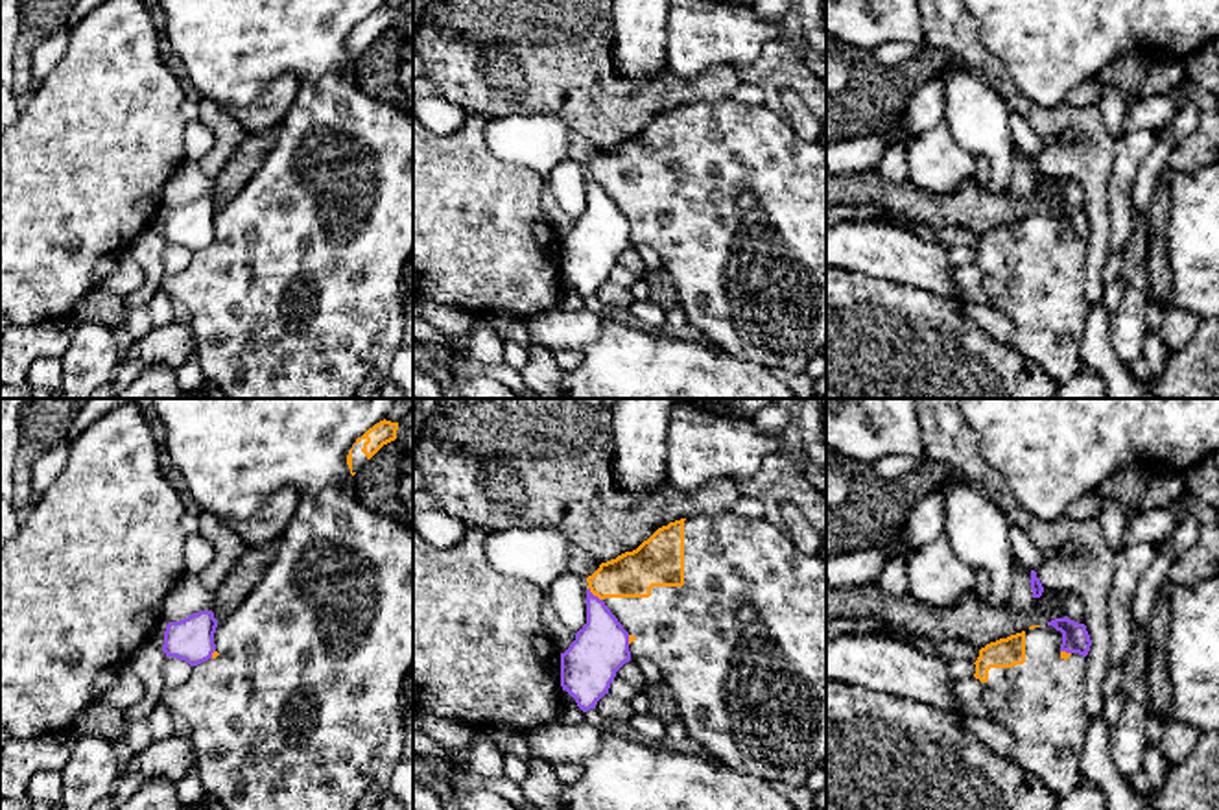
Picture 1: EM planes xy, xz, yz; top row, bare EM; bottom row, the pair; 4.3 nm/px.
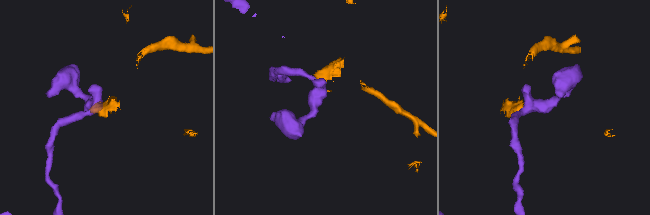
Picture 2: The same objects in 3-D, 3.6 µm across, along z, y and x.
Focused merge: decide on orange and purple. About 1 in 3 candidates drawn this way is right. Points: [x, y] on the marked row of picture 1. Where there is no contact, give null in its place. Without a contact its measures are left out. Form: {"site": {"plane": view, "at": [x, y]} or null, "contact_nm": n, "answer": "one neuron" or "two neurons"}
{"site": {"plane": "xz", "at": [594, 595]}, "contact_nm": 90, "answer": "two neurons"}

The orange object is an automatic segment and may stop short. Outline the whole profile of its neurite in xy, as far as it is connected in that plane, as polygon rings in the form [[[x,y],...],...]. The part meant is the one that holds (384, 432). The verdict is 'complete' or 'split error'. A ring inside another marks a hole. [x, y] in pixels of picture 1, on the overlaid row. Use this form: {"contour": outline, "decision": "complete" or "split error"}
{"contour": [[[380,421],[373,428],[369,428],[361,437],[356,439],[352,448],[347,456],[347,465],[350,474],[354,476],[356,471],[371,459],[384,445],[396,439],[398,423]]], "decision": "split error"}

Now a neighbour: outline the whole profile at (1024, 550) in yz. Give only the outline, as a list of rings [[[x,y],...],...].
[[[1011,528],[1011,546],[1012,557],[1029,570],[1036,570],[1044,561],[1044,554],[1027,539],[1027,535],[1018,528]]]

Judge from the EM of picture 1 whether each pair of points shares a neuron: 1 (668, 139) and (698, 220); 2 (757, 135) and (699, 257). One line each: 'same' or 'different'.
1: same
2: same

